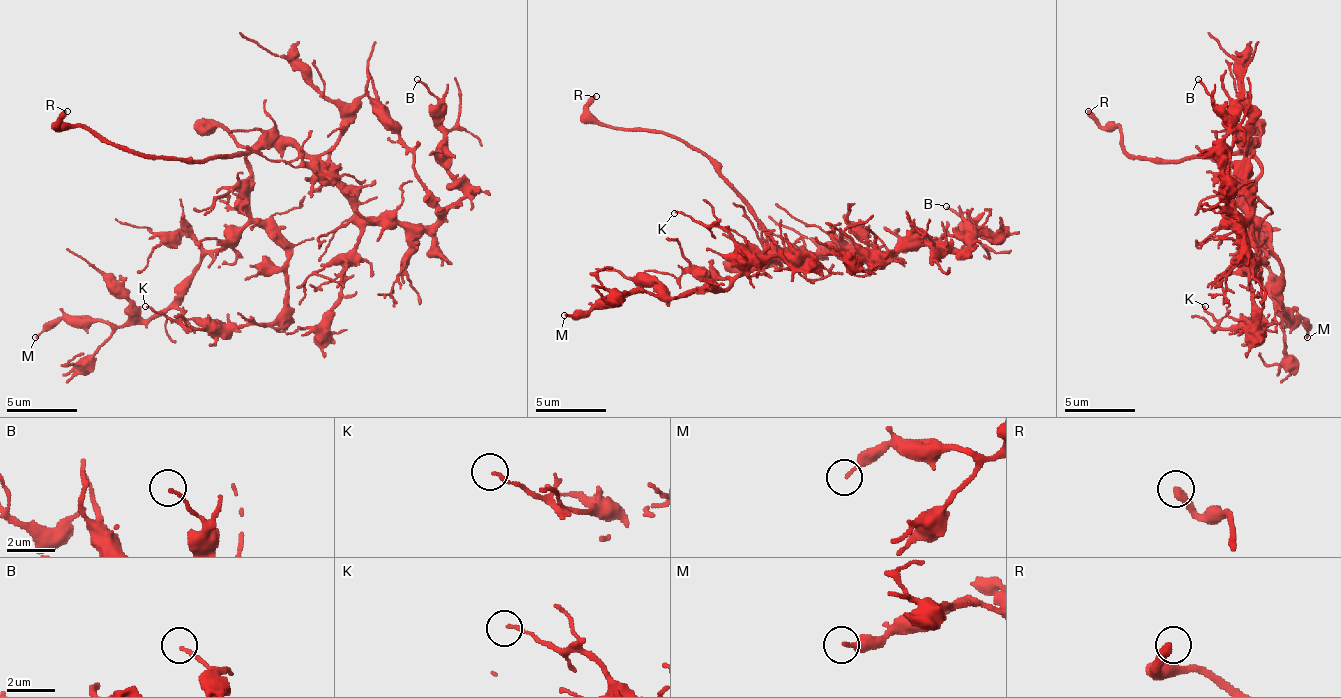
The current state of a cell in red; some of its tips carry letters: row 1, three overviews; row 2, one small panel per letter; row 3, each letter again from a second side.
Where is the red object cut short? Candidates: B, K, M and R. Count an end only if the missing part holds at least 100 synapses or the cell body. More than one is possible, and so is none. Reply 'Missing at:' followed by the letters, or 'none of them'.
Missing at: R

